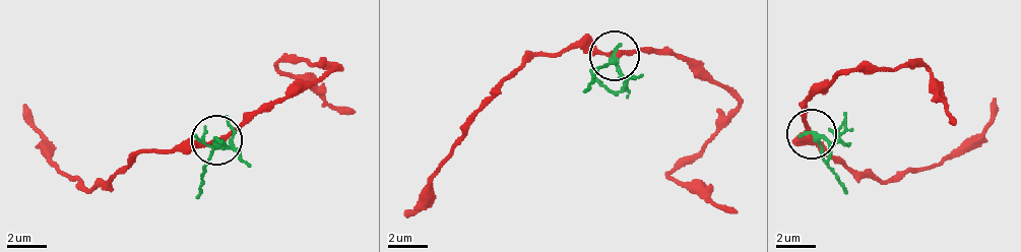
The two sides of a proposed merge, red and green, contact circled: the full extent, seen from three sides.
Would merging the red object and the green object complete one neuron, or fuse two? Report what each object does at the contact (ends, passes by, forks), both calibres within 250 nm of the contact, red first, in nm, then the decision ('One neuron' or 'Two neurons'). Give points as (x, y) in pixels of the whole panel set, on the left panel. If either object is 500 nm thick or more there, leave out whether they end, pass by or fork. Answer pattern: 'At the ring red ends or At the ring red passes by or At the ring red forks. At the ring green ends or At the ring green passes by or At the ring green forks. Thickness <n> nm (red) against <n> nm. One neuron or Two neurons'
At the ring red passes by. At the ring green passes by. Thickness 240 nm (red) against 240 nm. Two neurons

